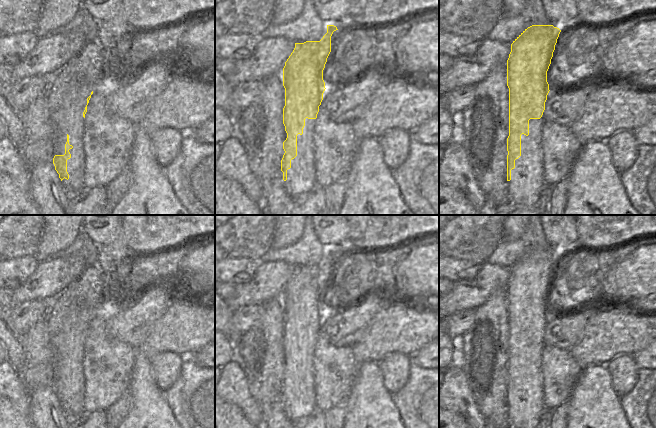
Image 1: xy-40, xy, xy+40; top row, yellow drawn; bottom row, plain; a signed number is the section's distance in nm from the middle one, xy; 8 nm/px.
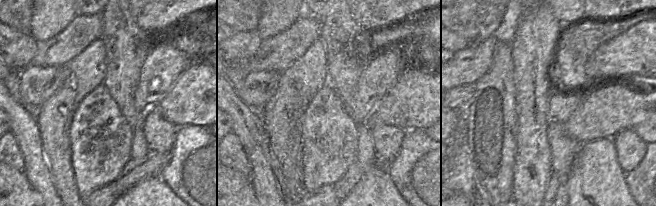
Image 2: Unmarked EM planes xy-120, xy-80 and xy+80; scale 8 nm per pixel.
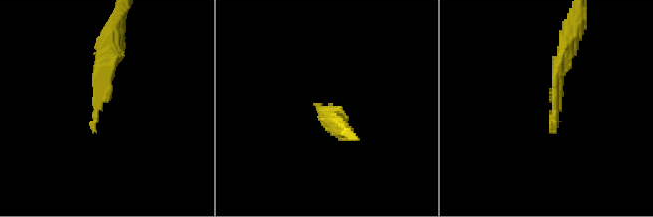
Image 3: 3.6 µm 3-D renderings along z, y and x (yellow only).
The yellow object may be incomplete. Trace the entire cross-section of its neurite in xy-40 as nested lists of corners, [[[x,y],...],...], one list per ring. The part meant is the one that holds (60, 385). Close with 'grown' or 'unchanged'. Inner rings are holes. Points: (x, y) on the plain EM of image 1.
[[[95,308],[74,309],[65,324],[65,350],[67,366],[65,378],[55,379],[53,388],[63,410],[70,417],[84,414],[85,378],[83,376],[83,346]]]; grown

